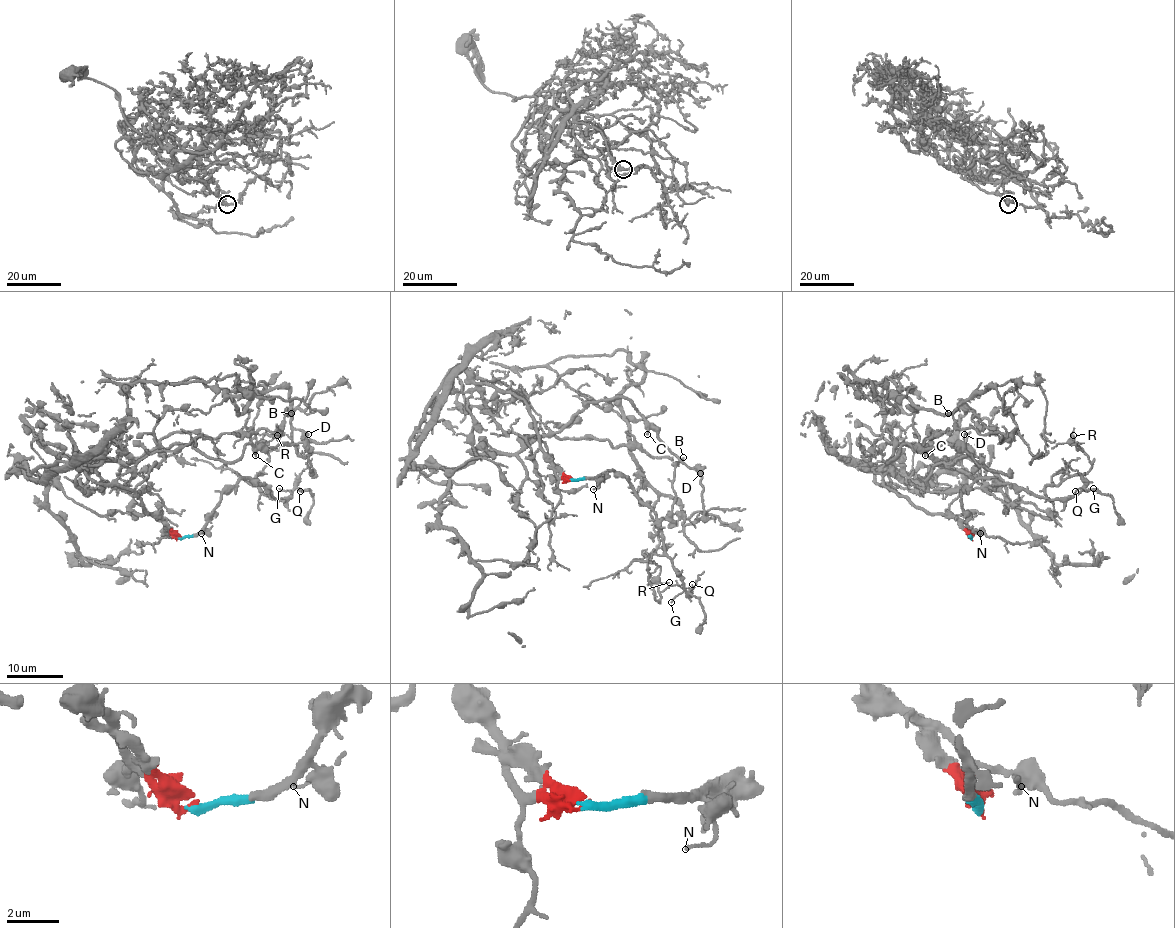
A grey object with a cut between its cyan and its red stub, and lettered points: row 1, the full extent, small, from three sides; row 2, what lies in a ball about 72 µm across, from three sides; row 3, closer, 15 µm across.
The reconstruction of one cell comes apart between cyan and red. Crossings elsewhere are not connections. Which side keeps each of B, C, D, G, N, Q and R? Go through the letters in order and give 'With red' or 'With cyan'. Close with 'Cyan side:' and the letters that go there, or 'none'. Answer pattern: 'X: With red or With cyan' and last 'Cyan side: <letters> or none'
B: With red
C: With red
D: With red
G: With cyan
N: With cyan
Q: With cyan
R: With cyan
Cyan side: G, N, Q, R

